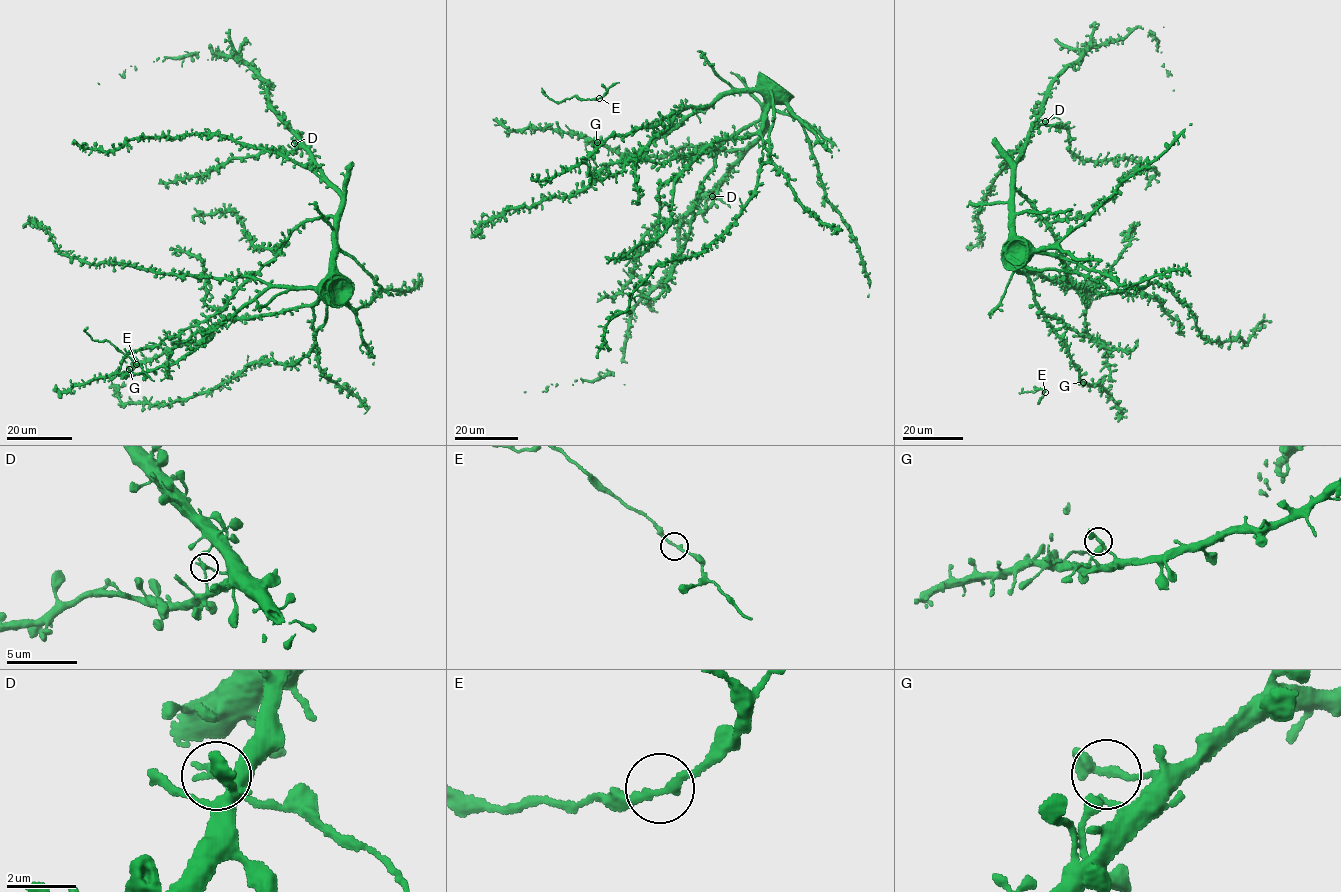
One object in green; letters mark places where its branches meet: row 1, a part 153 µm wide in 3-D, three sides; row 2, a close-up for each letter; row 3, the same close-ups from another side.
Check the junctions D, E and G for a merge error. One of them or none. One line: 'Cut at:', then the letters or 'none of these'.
Cut at: D

